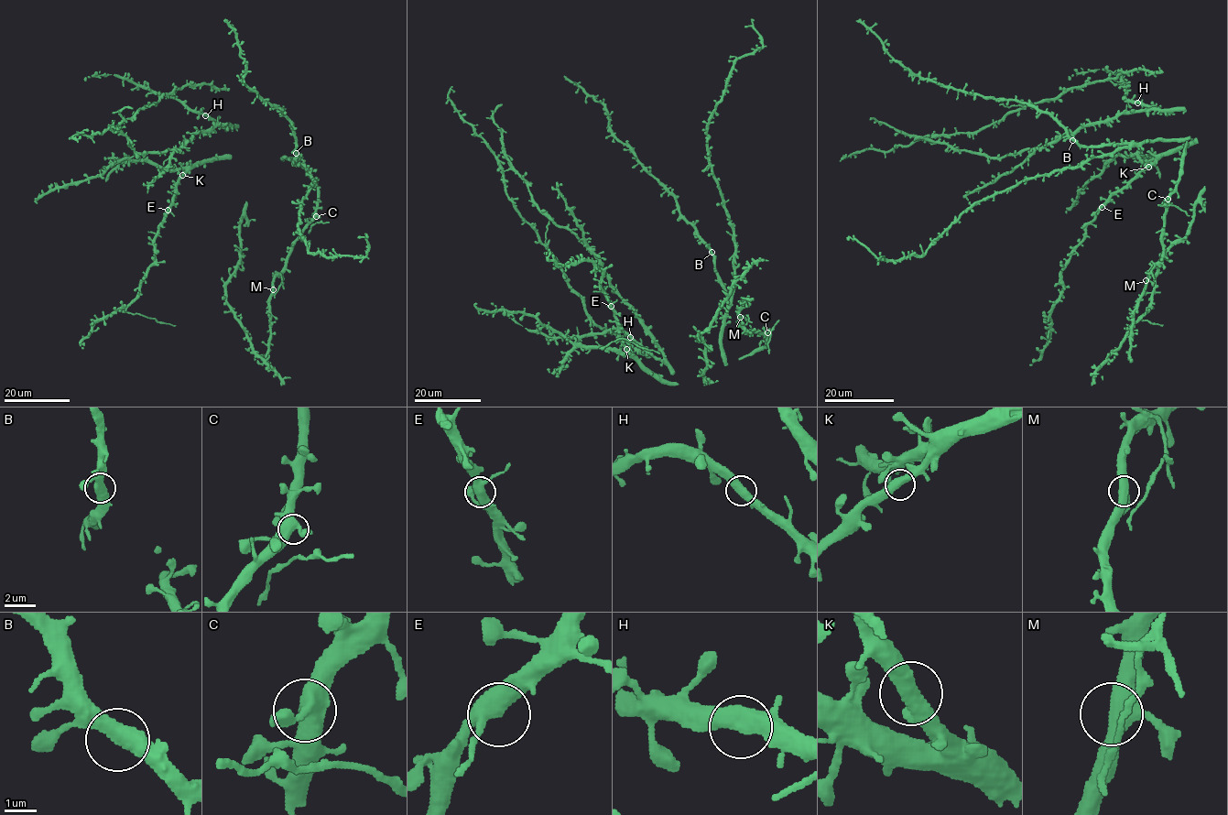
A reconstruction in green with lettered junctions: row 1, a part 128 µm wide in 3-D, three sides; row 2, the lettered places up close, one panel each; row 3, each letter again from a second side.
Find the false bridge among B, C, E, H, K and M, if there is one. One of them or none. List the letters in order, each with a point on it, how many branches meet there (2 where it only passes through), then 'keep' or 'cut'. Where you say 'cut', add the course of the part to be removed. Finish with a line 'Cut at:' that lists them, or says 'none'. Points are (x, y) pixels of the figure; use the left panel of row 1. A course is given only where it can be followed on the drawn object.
B: (296, 153) | 2 | keep
C: (316, 216) | 3 | keep
E: (168, 210) | 3 | keep
H: (205, 115) | 2 | keep
K: (182, 175) | 2 | keep
M: (273, 289) | 3 | keep
Cut at: none

